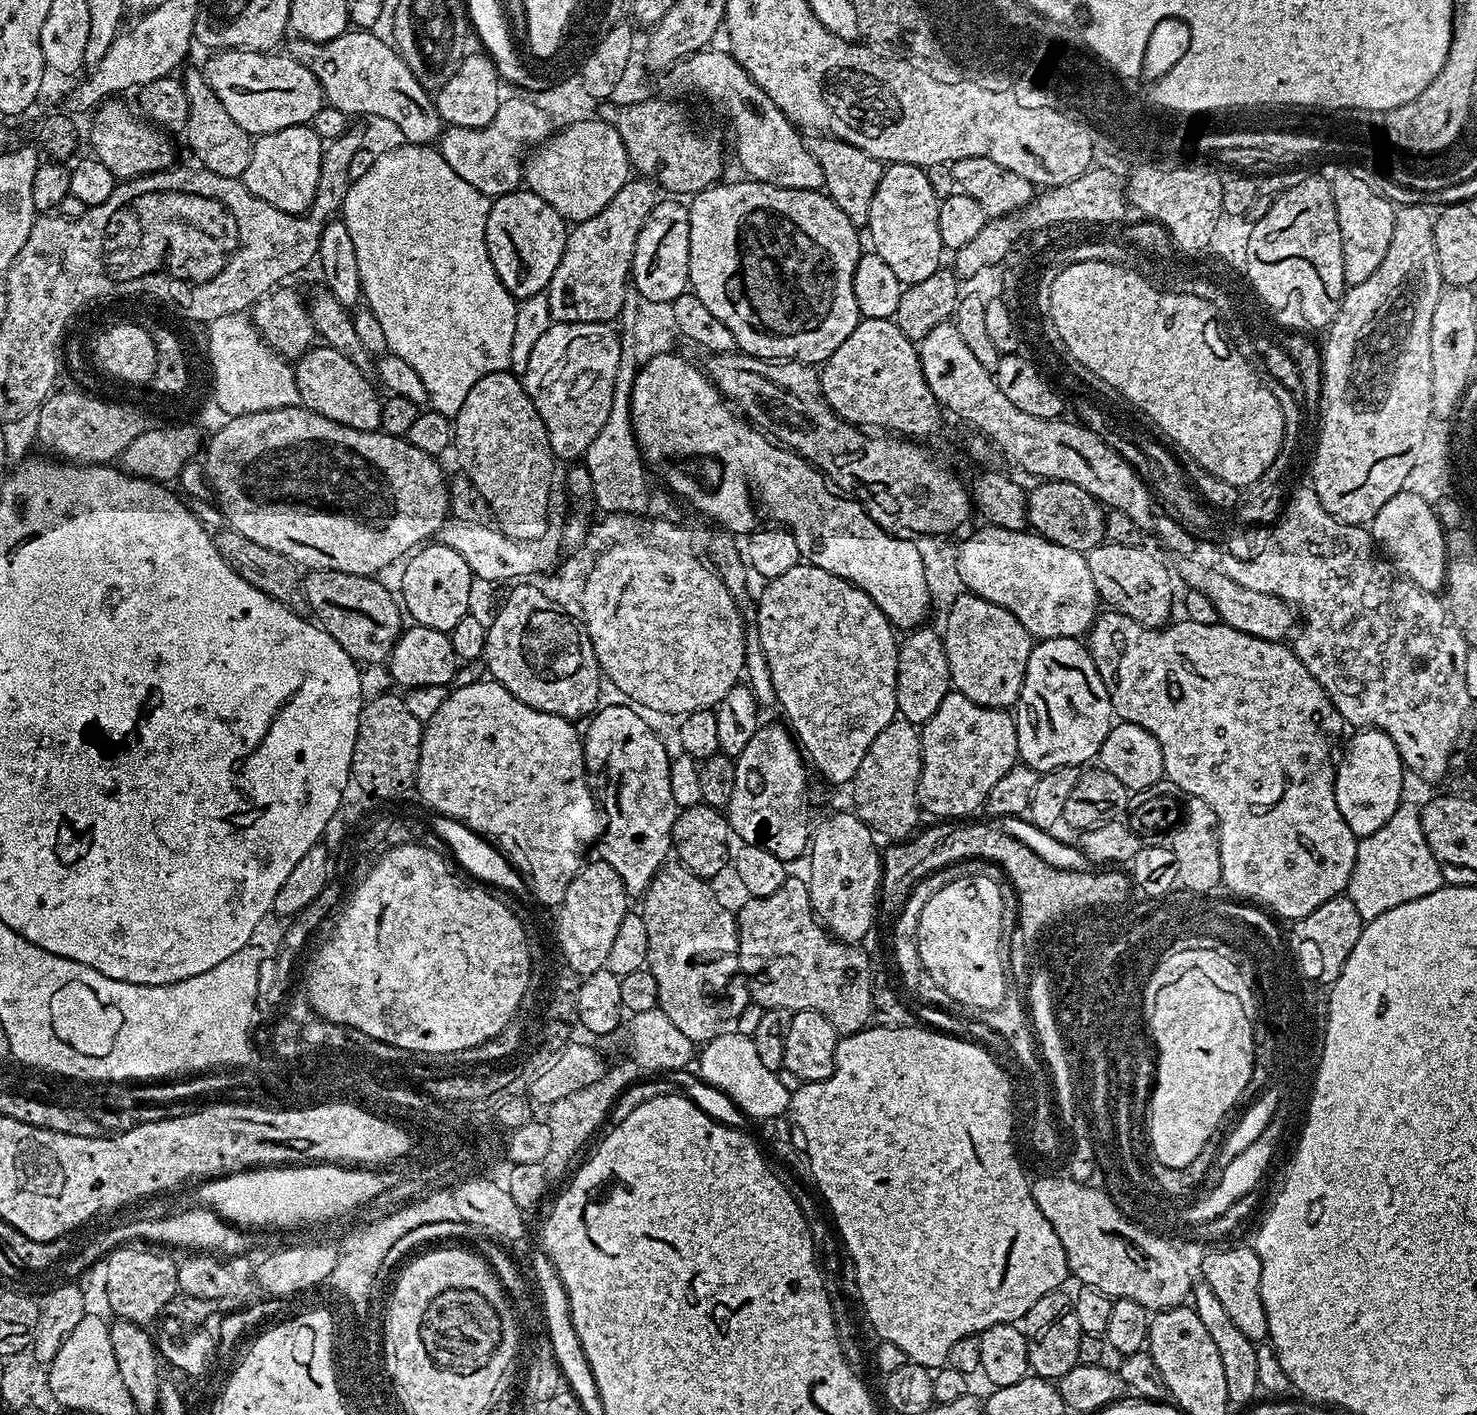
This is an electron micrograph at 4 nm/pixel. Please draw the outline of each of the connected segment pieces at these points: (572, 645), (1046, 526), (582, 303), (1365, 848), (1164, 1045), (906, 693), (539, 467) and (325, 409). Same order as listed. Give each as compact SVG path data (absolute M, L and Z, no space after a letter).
M520 582L508 590L508 597L501 602L492 624L490 620L487 625L486 646L482 657L487 675L506 690L510 690L510 694L514 694L518 702L526 702L526 706L534 710L558 714L573 722L579 721L579 716L591 717L601 703L602 673L587 633L573 617L546 598L535 583Z
M1046 480L1037 483L1033 492L1027 493L1028 497L1028 524L1031 531L1038 536L1045 536L1050 542L1058 546L1066 546L1066 550L1088 553L1106 540L1106 512L1100 501L1094 499L1082 486L1074 486L1074 482L1065 480Z
M632 178L614 194L606 207L594 214L594 218L579 221L569 231L568 240L564 243L564 253L554 270L554 278L546 289L548 309L551 319L557 324L602 324L612 322L624 311L624 290L630 284L632 255L636 249L636 239L640 228L647 222L652 209L658 203L657 189L647 179Z
M1405 799L1398 810L1394 810L1394 818L1390 818L1382 830L1359 837L1346 895L1366 922L1386 914L1386 910L1394 910L1394 906L1426 898L1426 894L1434 894L1445 887L1440 863L1434 858L1422 830L1420 810L1419 803Z
M1200 972L1184 976L1180 984L1164 988L1160 1000L1156 1000L1156 1016L1152 1016L1152 1028L1156 1028L1156 1040L1160 1040L1158 1054L1158 1091L1150 1102L1150 1142L1156 1143L1155 1154L1164 1166L1188 1168L1202 1146L1217 1135L1216 1127L1224 1115L1235 1106L1244 1087L1254 1079L1252 1040L1244 1040L1244 1012L1224 998L1220 988L1212 988Z
M929 626L913 628L907 633L908 636L898 644L898 674L896 675L896 710L903 719L915 726L922 726L942 706L942 698L946 698L948 692L953 691L952 679L950 678L950 666L946 662L946 650L941 633L936 632Z
M511 371L486 374L466 394L466 402L462 402L462 410L454 418L454 451L460 455L463 475L474 486L478 486L478 494L486 498L492 511L495 527L504 532L512 540L539 540L547 537L548 514L550 515L549 497L553 492L552 472L554 457L548 441L548 431L534 410L534 402L526 394L521 377Z
M313 346L295 361L294 371L303 407L354 430L374 432L379 429L382 396L376 393L377 385L364 376L350 358L327 346Z

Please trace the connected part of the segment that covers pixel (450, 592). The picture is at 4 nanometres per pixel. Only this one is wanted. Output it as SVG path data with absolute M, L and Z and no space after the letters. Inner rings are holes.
M432 542L409 555L404 566L404 573L400 576L400 592L404 595L402 604L404 608L408 607L409 614L416 619L413 621L419 627L449 633L454 626L458 626L458 622L462 622L464 616L469 615L468 603L472 600L474 577L466 558L462 558L458 550Z

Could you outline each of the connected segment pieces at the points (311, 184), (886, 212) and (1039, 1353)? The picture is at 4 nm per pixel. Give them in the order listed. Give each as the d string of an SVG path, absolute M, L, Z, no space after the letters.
M295 124L293 128L283 128L255 137L250 166L246 166L242 179L246 190L250 190L252 196L262 198L269 209L298 216L307 213L316 198L320 159L323 156L324 148L316 129L308 124Z
M888 164L882 178L874 190L874 198L870 202L870 214L866 231L872 235L871 247L898 274L901 285L917 284L930 274L934 274L942 266L940 255L946 252L942 242L942 234L938 230L938 214L940 213L941 197L934 194L934 186L930 186L927 171L913 164Z
M1063 1289L1043 1295L1025 1314L1022 1327L1027 1333L1027 1360L1033 1375L1054 1382L1079 1363L1078 1342L1083 1332L1078 1323L1078 1314L1074 1313L1073 1297L1064 1293Z

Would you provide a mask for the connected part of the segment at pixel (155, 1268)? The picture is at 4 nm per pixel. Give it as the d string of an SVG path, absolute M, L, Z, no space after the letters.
M121 1246L108 1253L106 1289L113 1317L151 1325L151 1320L178 1295L178 1260L164 1252L156 1246Z

